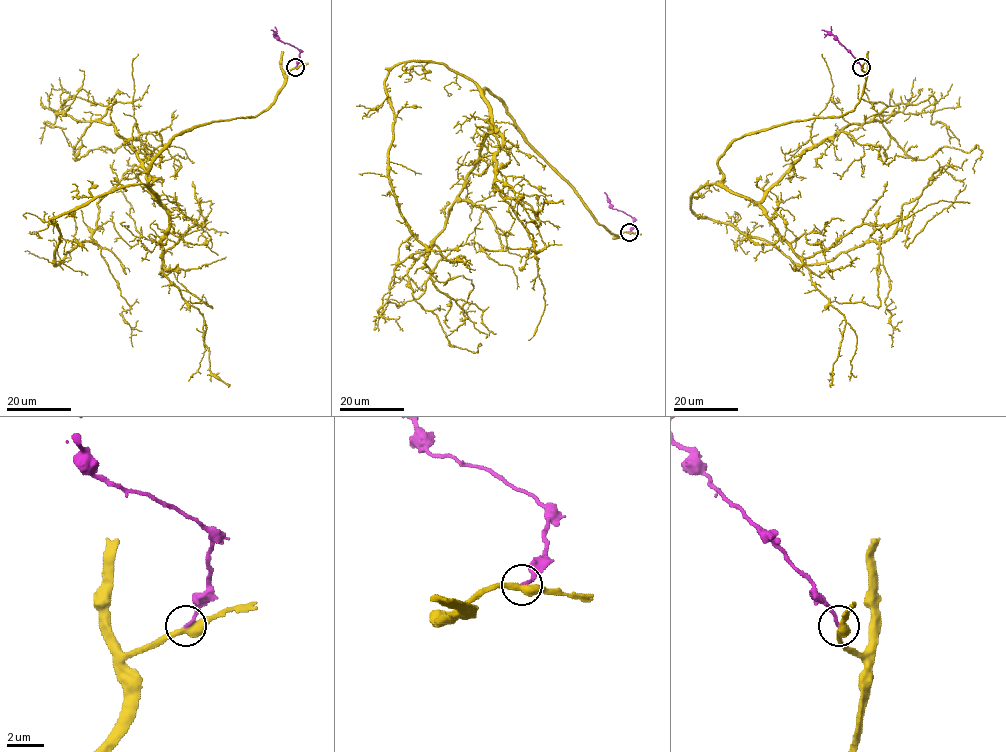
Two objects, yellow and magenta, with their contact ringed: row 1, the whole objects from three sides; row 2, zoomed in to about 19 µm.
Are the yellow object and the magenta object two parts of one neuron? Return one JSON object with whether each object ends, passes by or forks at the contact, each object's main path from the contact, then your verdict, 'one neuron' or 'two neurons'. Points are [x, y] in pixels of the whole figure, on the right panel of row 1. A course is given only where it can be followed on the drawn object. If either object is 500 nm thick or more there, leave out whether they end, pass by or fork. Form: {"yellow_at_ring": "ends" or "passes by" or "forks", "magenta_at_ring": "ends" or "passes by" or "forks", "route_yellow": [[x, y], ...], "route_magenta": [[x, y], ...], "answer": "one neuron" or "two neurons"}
{"yellow_at_ring": "passes by", "magenta_at_ring": "ends", "route_yellow": [[861, 67], [852, 111], [737, 138], [690, 208], [812, 265], [911, 221], [907, 246], [966, 185]], "route_magenta": [[861, 67], [833, 35], [821, 30]], "answer": "one neuron"}

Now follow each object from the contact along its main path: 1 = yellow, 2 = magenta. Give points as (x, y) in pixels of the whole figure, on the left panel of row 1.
1: (295, 67), (265, 111), (177, 134), (146, 183), (54, 217), (55, 265), (106, 222), (138, 243), (112, 185)
2: (295, 67), (299, 51), (280, 41), (271, 30)

